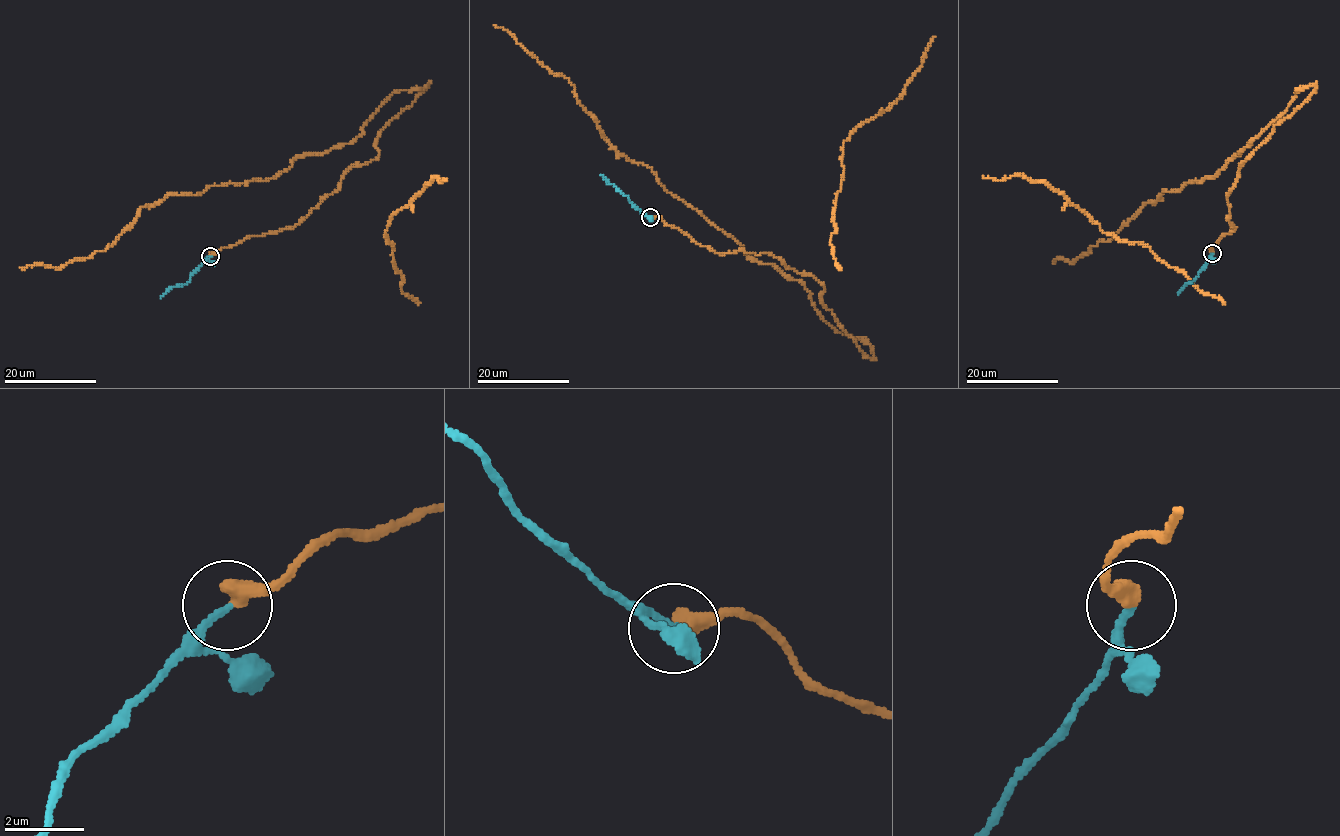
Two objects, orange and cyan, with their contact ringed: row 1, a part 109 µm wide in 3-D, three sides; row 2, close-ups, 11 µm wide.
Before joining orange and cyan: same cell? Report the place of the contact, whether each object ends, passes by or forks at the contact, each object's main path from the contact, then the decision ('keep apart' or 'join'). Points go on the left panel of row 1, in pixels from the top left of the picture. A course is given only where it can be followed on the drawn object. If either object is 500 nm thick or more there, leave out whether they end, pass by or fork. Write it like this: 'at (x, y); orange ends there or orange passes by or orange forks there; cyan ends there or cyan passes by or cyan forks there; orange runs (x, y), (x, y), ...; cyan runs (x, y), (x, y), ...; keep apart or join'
at (210, 256); orange ends there; cyan ends there; orange runs (210, 256), (293, 228), (427, 83), (351, 141), (168, 194), (104, 250), (20, 268); cyan runs (210, 256), (188, 282), (171, 287), (160, 299); join

